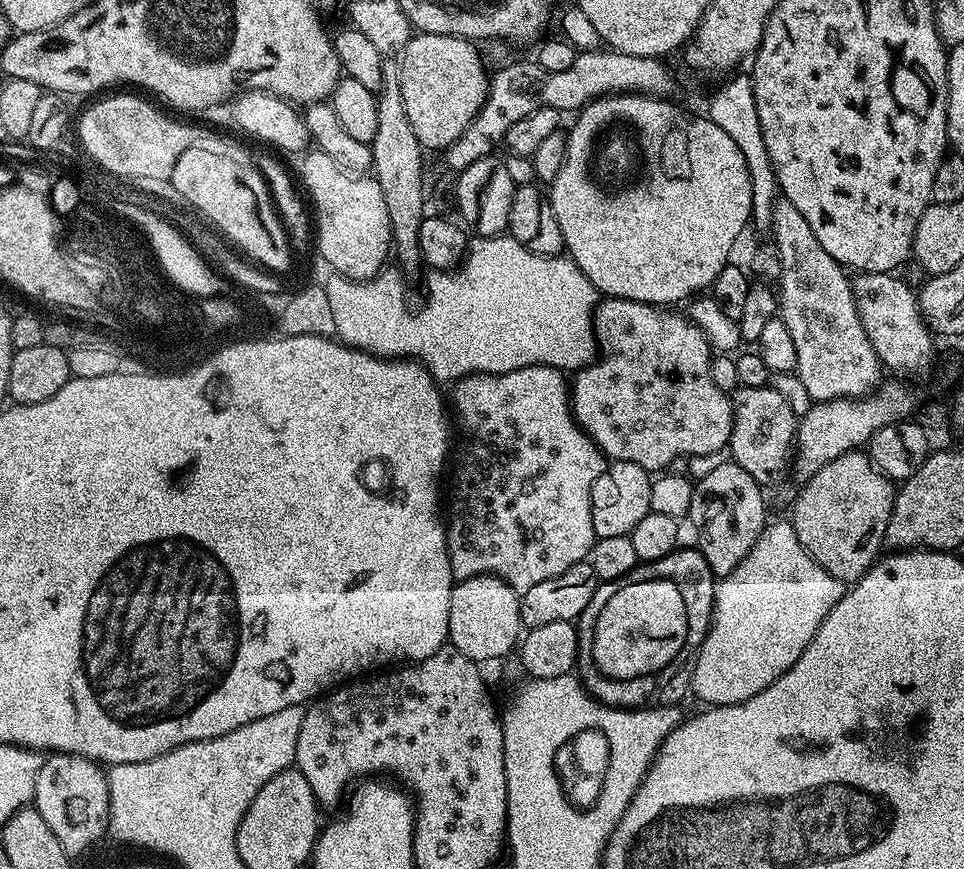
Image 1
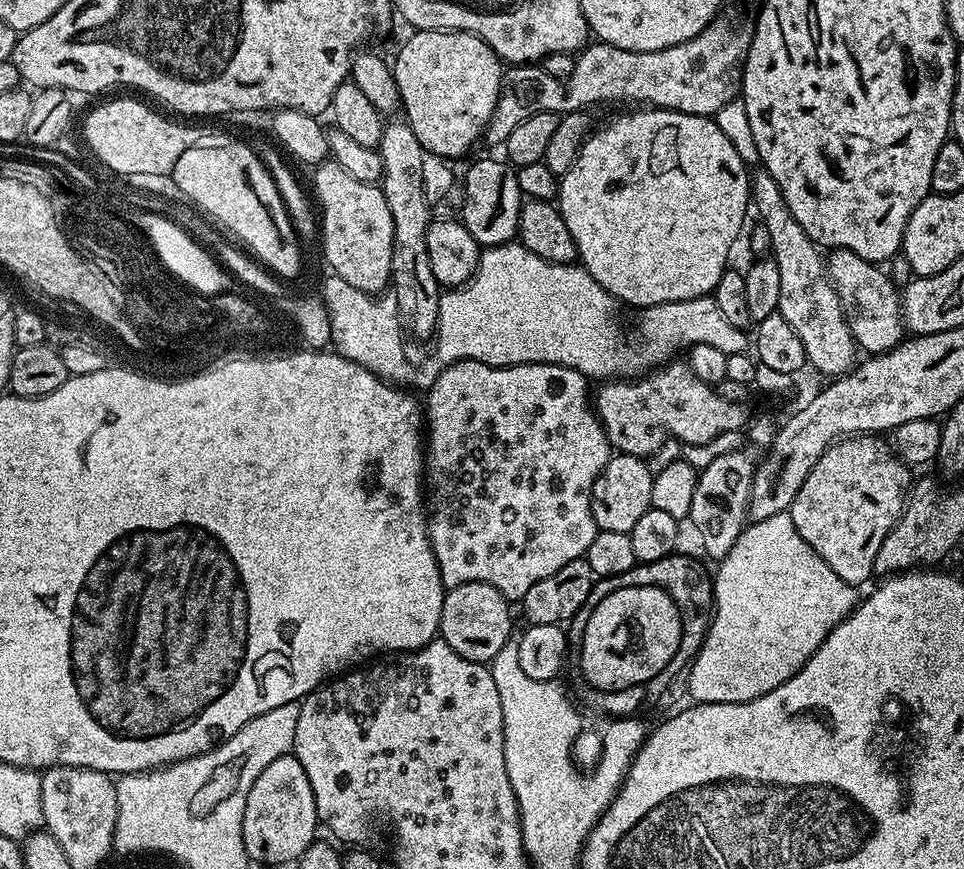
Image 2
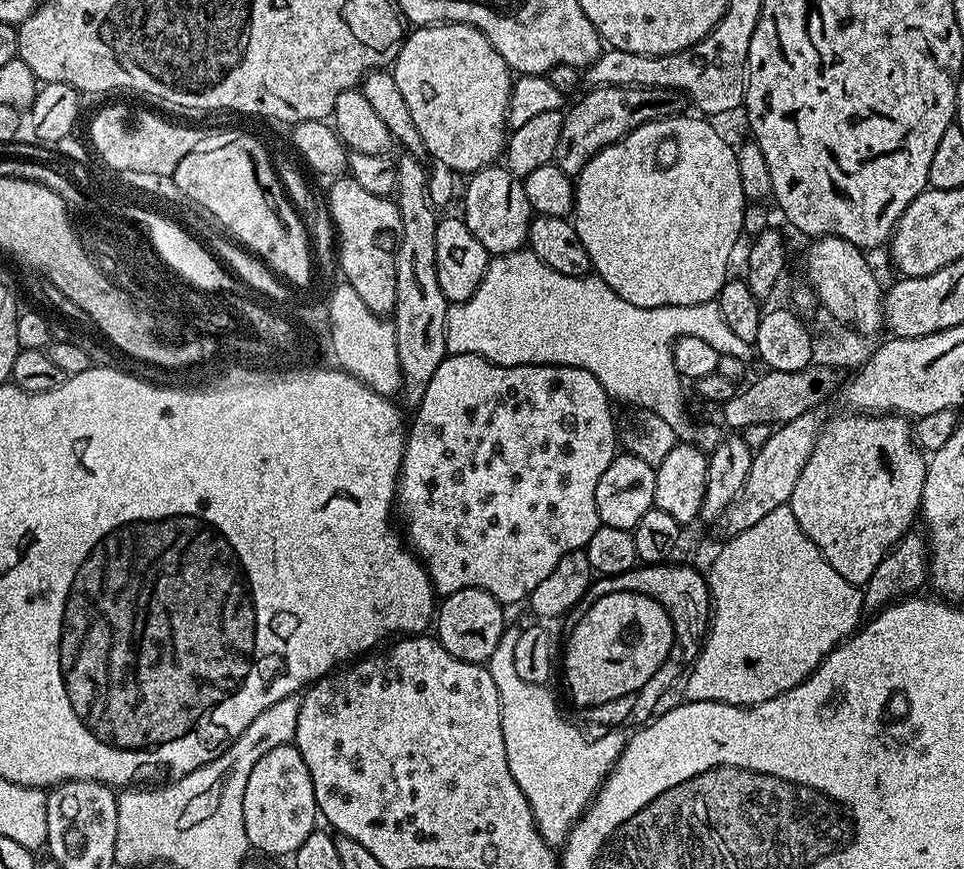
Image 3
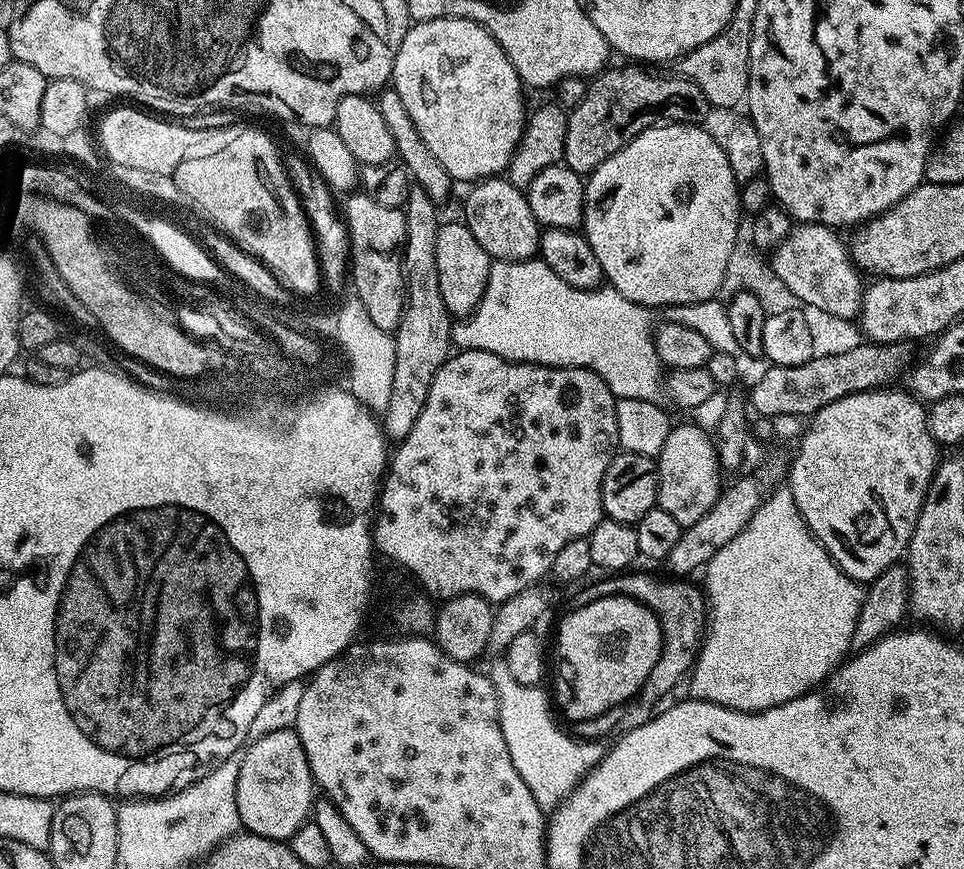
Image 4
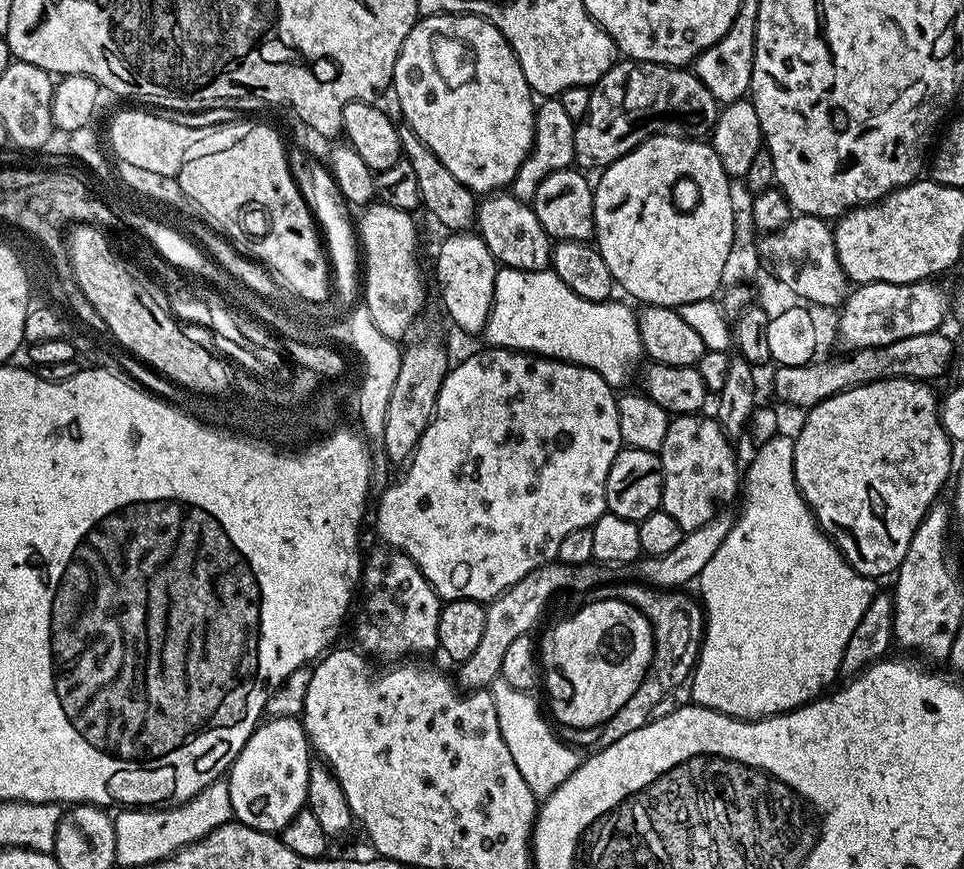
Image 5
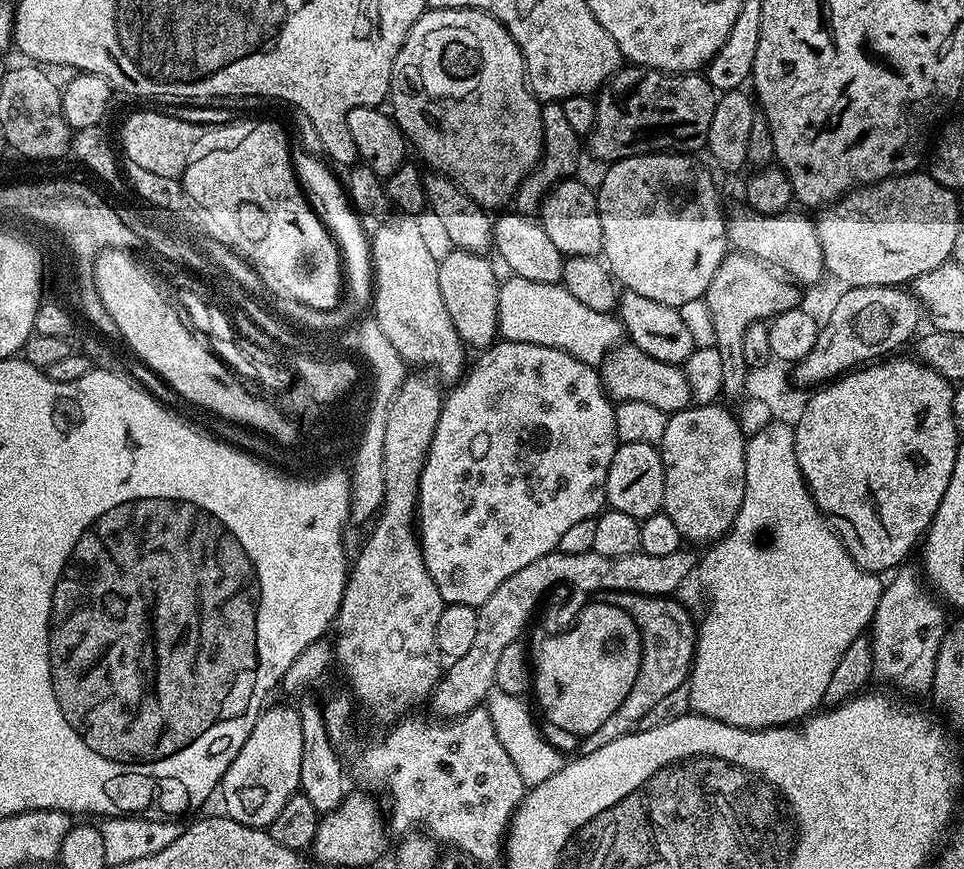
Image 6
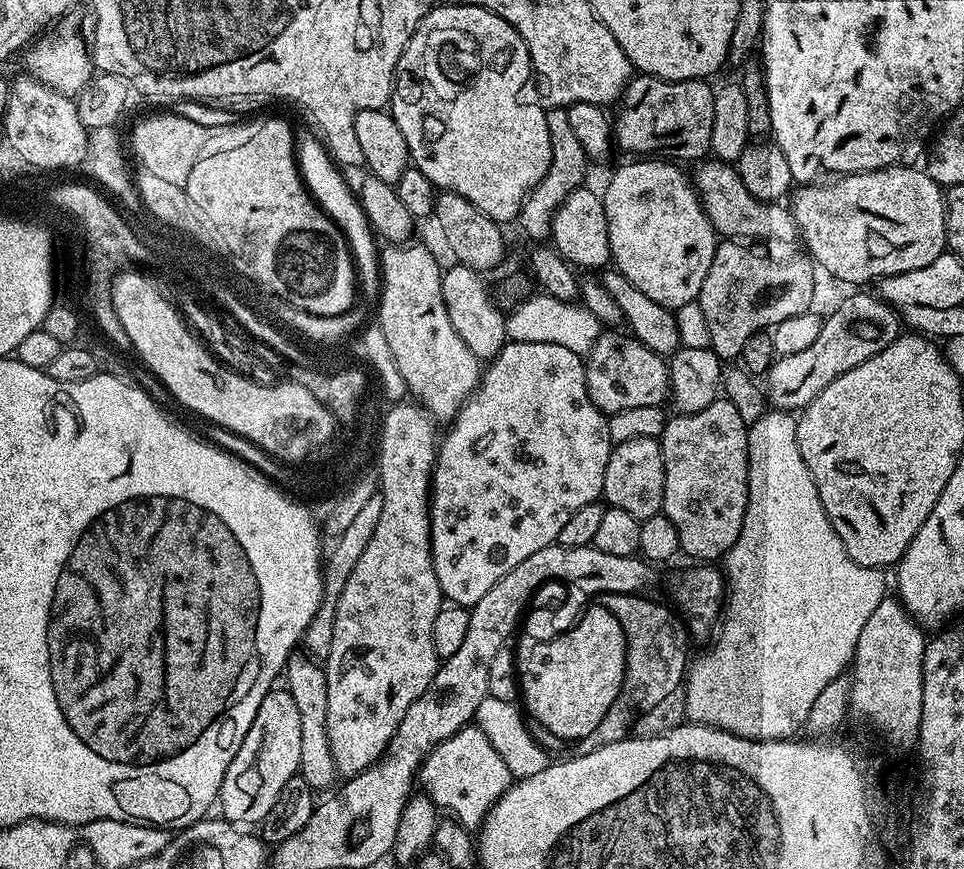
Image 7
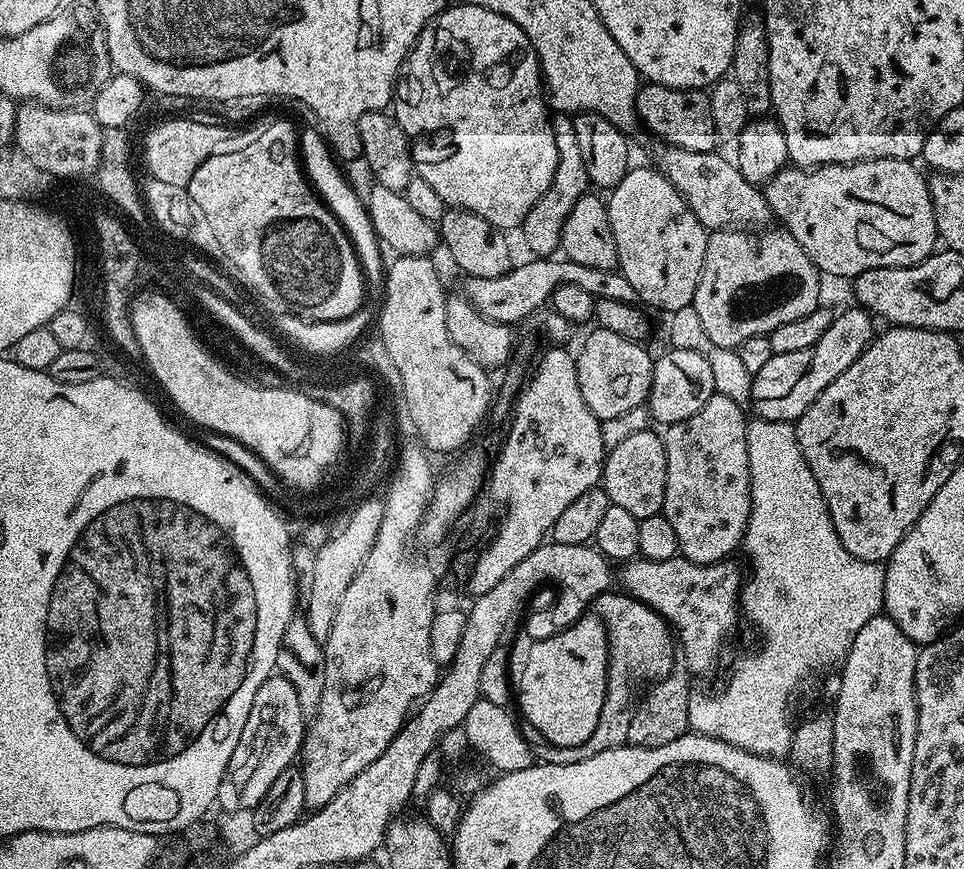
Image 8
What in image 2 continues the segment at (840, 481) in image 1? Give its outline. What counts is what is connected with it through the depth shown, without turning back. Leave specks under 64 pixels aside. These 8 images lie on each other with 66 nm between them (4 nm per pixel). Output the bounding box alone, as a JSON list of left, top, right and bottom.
[790,434,910,586]

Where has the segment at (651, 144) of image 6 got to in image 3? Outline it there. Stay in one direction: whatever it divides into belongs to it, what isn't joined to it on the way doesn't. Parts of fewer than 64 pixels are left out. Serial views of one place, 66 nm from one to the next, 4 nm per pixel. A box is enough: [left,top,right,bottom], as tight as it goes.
[554,86,686,178]

